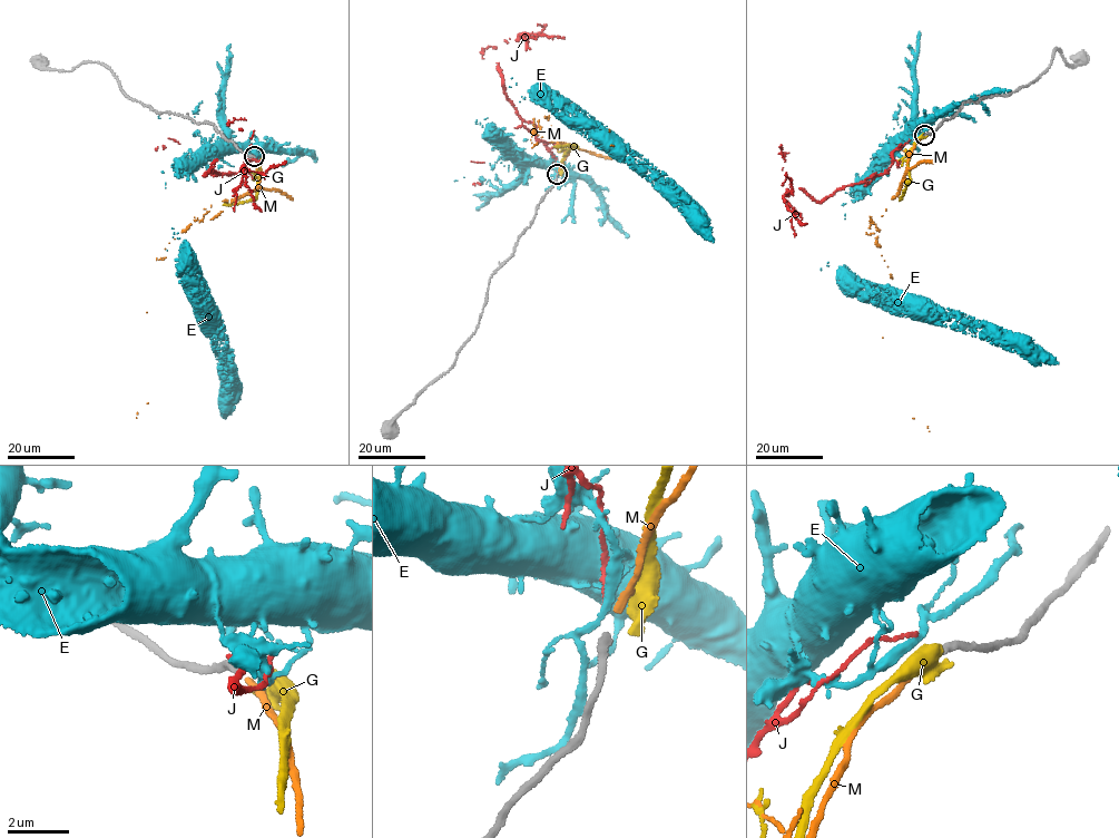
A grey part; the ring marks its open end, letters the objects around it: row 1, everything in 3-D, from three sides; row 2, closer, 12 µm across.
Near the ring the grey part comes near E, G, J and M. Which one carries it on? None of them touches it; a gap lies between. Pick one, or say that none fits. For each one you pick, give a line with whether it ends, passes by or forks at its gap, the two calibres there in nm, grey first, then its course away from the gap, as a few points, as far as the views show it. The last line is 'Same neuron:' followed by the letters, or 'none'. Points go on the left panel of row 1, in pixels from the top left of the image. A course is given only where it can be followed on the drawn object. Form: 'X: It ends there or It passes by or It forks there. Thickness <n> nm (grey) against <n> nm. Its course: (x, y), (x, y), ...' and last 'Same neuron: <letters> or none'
M: It ends there. Thickness 240 nm (grey) against 190 nm. Its course: (255, 157), (261, 165), (257, 186), (204, 208), (159, 260), (147, 313), (136, 417)
Same neuron: M

